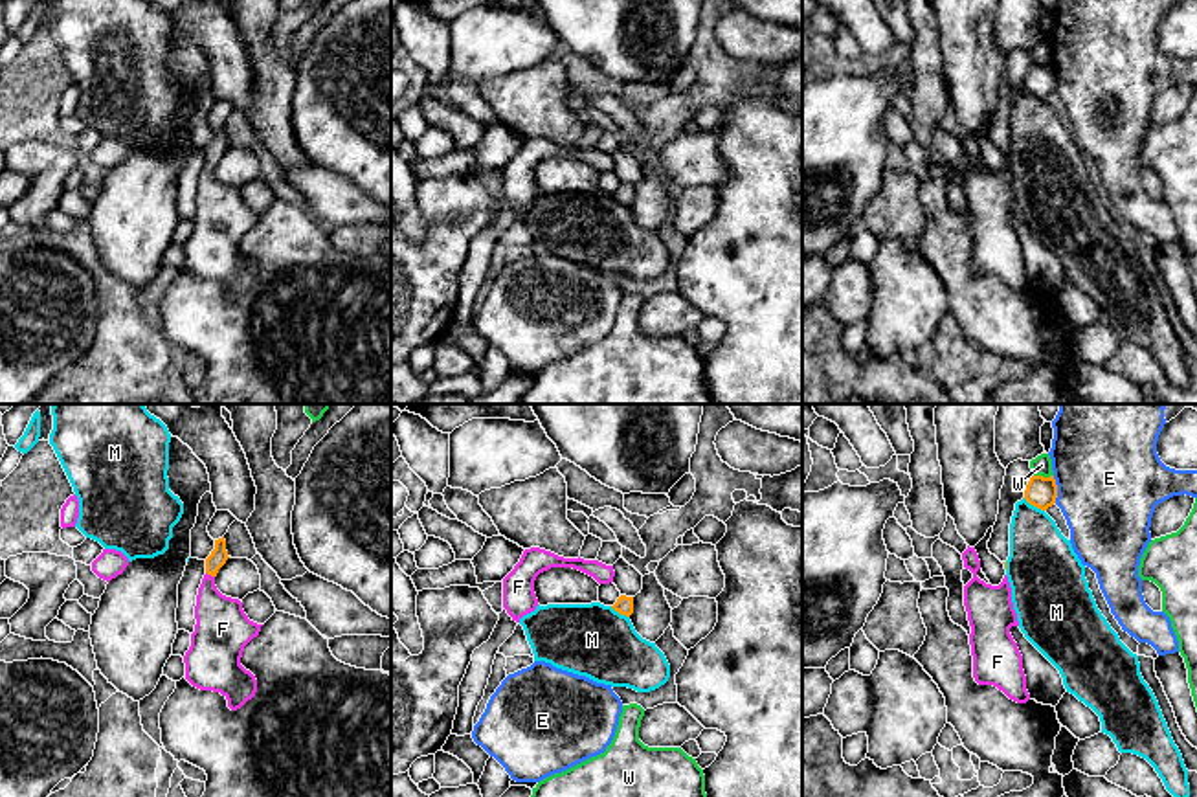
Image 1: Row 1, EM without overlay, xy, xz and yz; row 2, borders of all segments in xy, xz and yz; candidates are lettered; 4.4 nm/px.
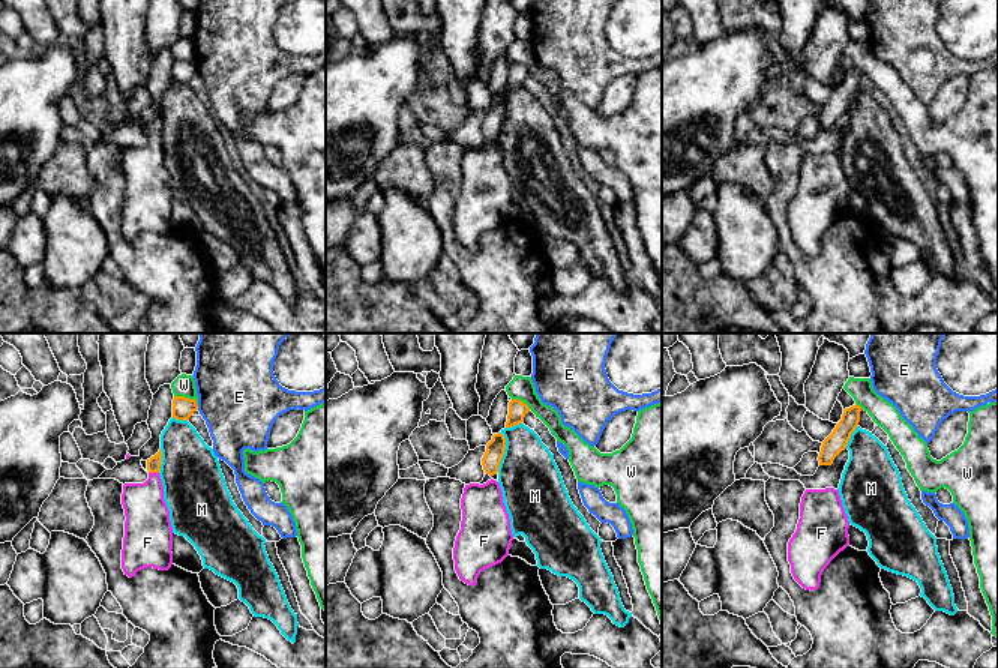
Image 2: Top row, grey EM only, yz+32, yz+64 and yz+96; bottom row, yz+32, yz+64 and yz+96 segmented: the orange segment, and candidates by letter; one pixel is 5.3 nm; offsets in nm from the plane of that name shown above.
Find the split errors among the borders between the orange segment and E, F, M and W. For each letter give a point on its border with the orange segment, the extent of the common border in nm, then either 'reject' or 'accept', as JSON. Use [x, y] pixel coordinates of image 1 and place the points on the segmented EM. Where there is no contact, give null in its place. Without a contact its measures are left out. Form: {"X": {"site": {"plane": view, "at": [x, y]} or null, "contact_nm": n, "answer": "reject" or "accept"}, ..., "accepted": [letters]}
{"E": {"site": {"plane": "yz", "at": [1056, 489]}, "contact_nm": 120, "answer": "reject"}, "F": {"site": {"plane": "xy", "at": [210, 573]}, "contact_nm": 50, "answer": "accept"}, "M": {"site": {"plane": "yz", "at": [1034, 505]}, "contact_nm": 110, "answer": "reject"}, "W": {"site": {"plane": "yz", "at": [1041, 476]}, "contact_nm": 100, "answer": "reject"}, "accepted": ["F"]}

